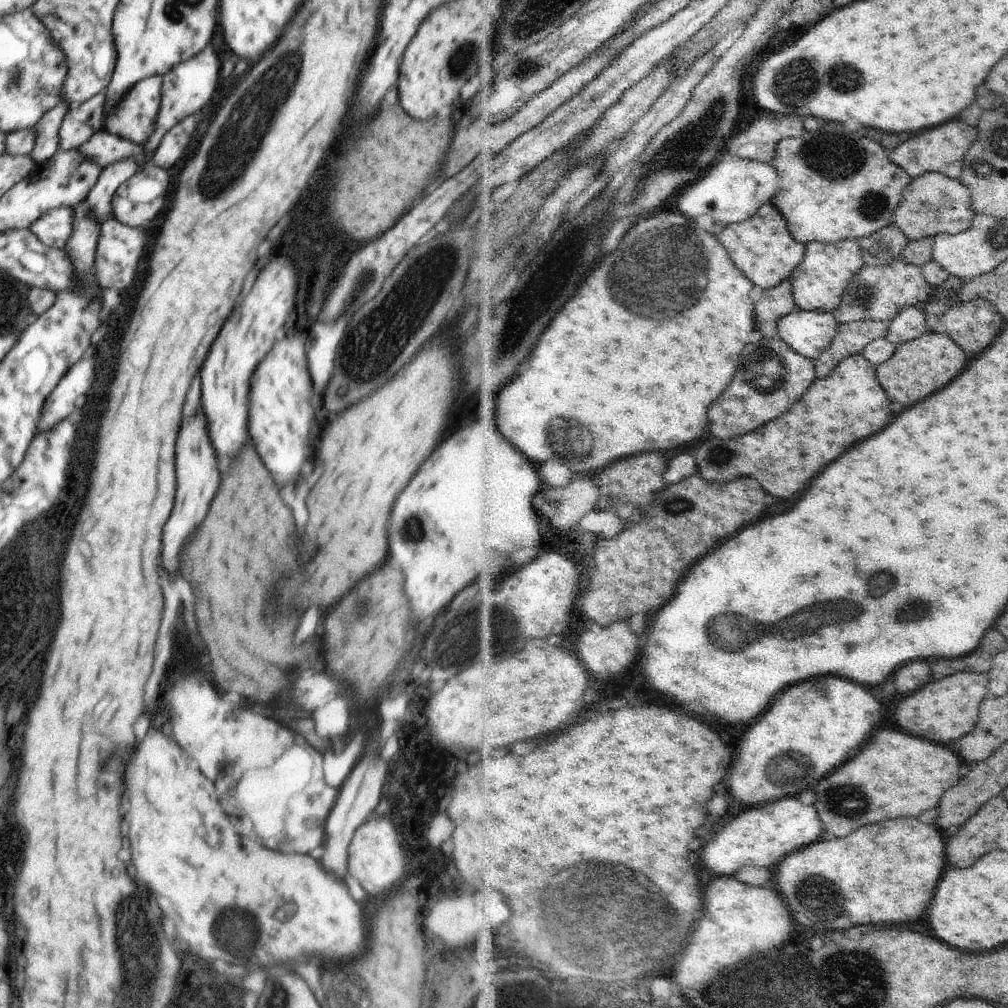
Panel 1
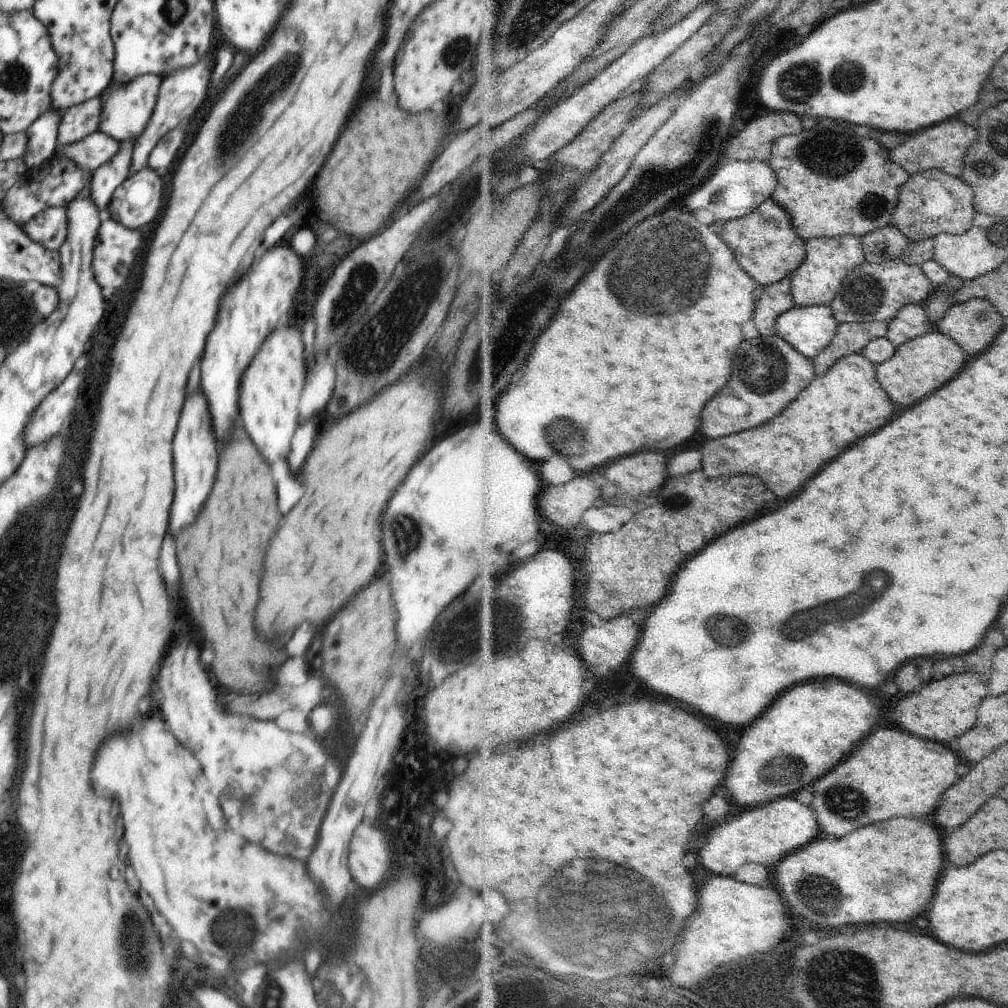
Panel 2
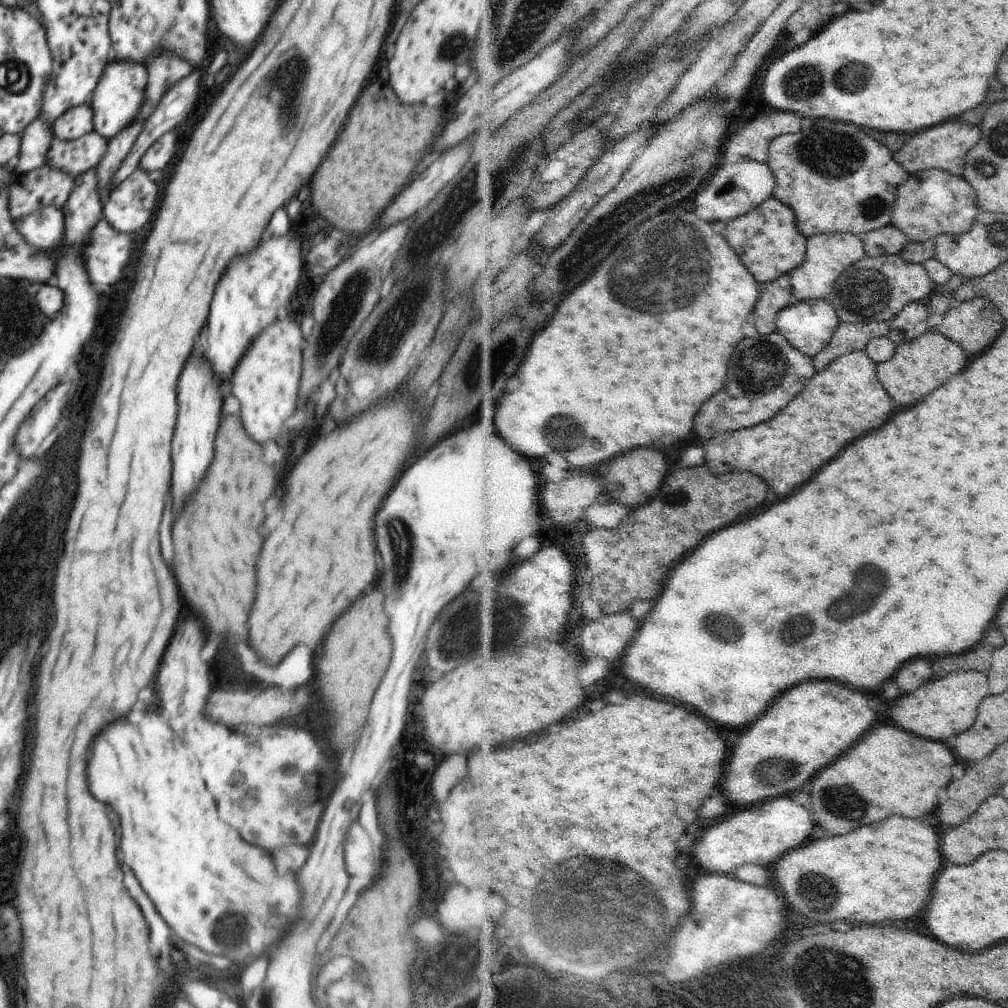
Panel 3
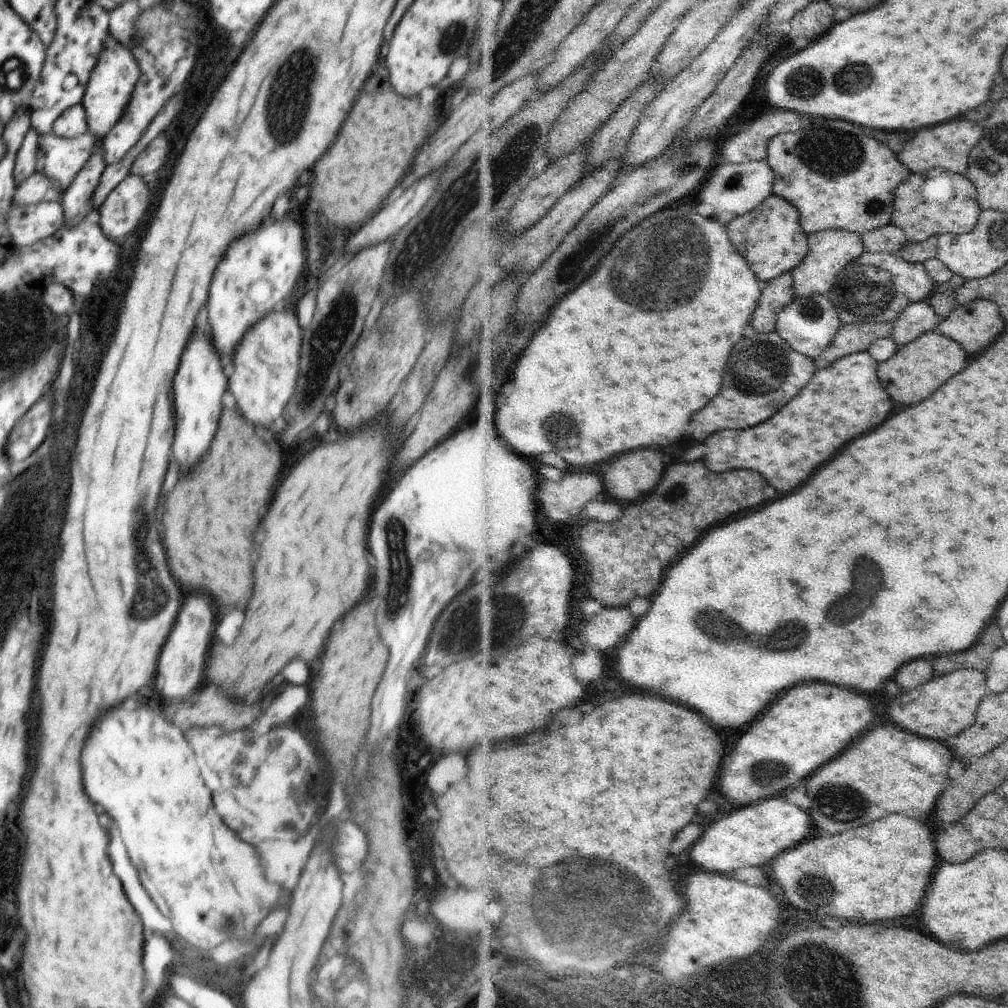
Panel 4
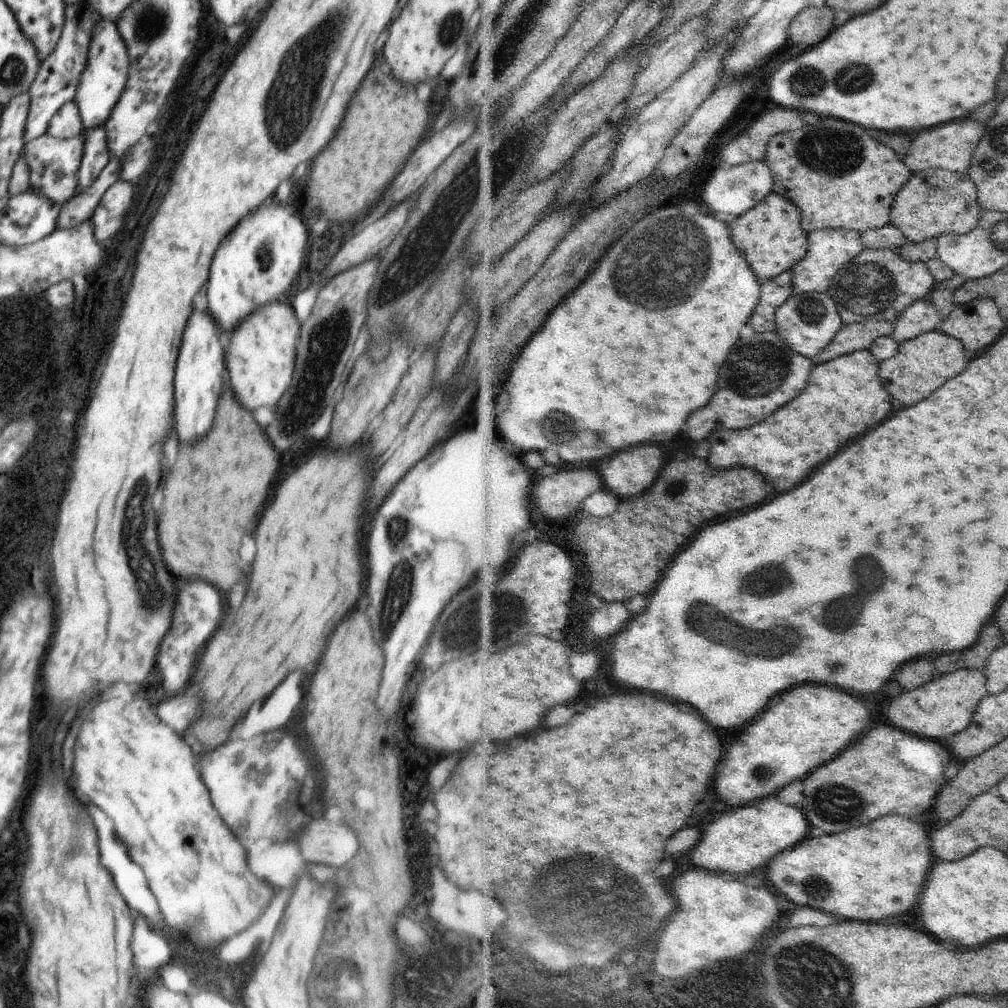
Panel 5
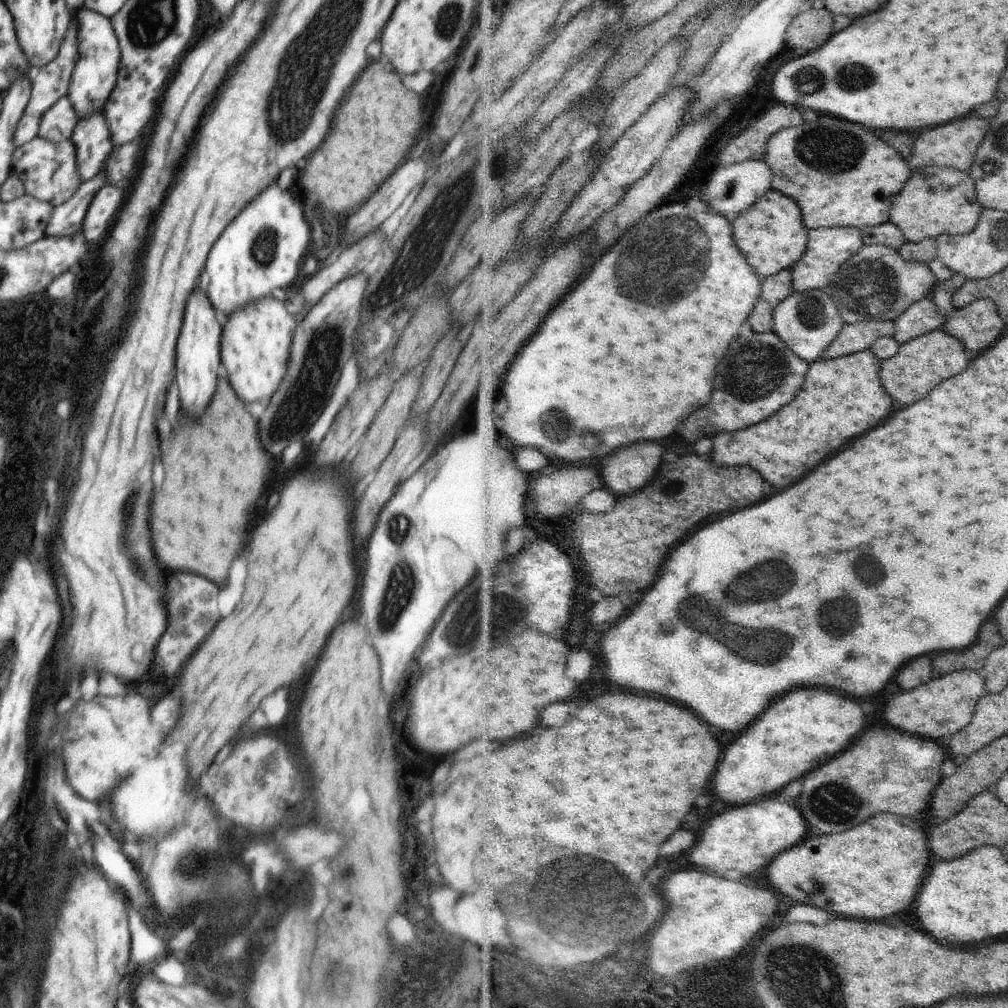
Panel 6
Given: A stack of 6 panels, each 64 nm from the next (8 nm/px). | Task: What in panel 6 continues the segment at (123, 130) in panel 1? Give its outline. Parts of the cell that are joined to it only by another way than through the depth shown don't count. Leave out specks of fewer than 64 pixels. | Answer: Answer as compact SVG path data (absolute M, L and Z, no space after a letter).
M84 6L77 10L76 38L78 38L78 56L76 56L76 66L70 78L67 97L79 118L84 118L88 114L94 114L96 110L98 112L104 110L112 90L116 88L118 66L122 56L120 56L120 44L110 19Z

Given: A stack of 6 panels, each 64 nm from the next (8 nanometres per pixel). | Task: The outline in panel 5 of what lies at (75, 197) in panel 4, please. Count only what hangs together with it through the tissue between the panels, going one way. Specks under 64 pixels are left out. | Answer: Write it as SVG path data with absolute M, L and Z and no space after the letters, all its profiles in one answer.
M96 126L94 130L84 130L82 136L84 136L84 156L77 172L76 194L86 190L111 159L105 126L102 128Z

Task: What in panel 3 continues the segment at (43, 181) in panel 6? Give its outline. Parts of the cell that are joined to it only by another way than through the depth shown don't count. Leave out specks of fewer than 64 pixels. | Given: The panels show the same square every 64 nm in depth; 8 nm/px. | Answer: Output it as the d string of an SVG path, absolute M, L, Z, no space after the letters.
M92 131L76 140L60 140L52 135L52 146L46 154L46 162L52 168L60 168L68 176L76 177L100 164L108 150L108 139Z

